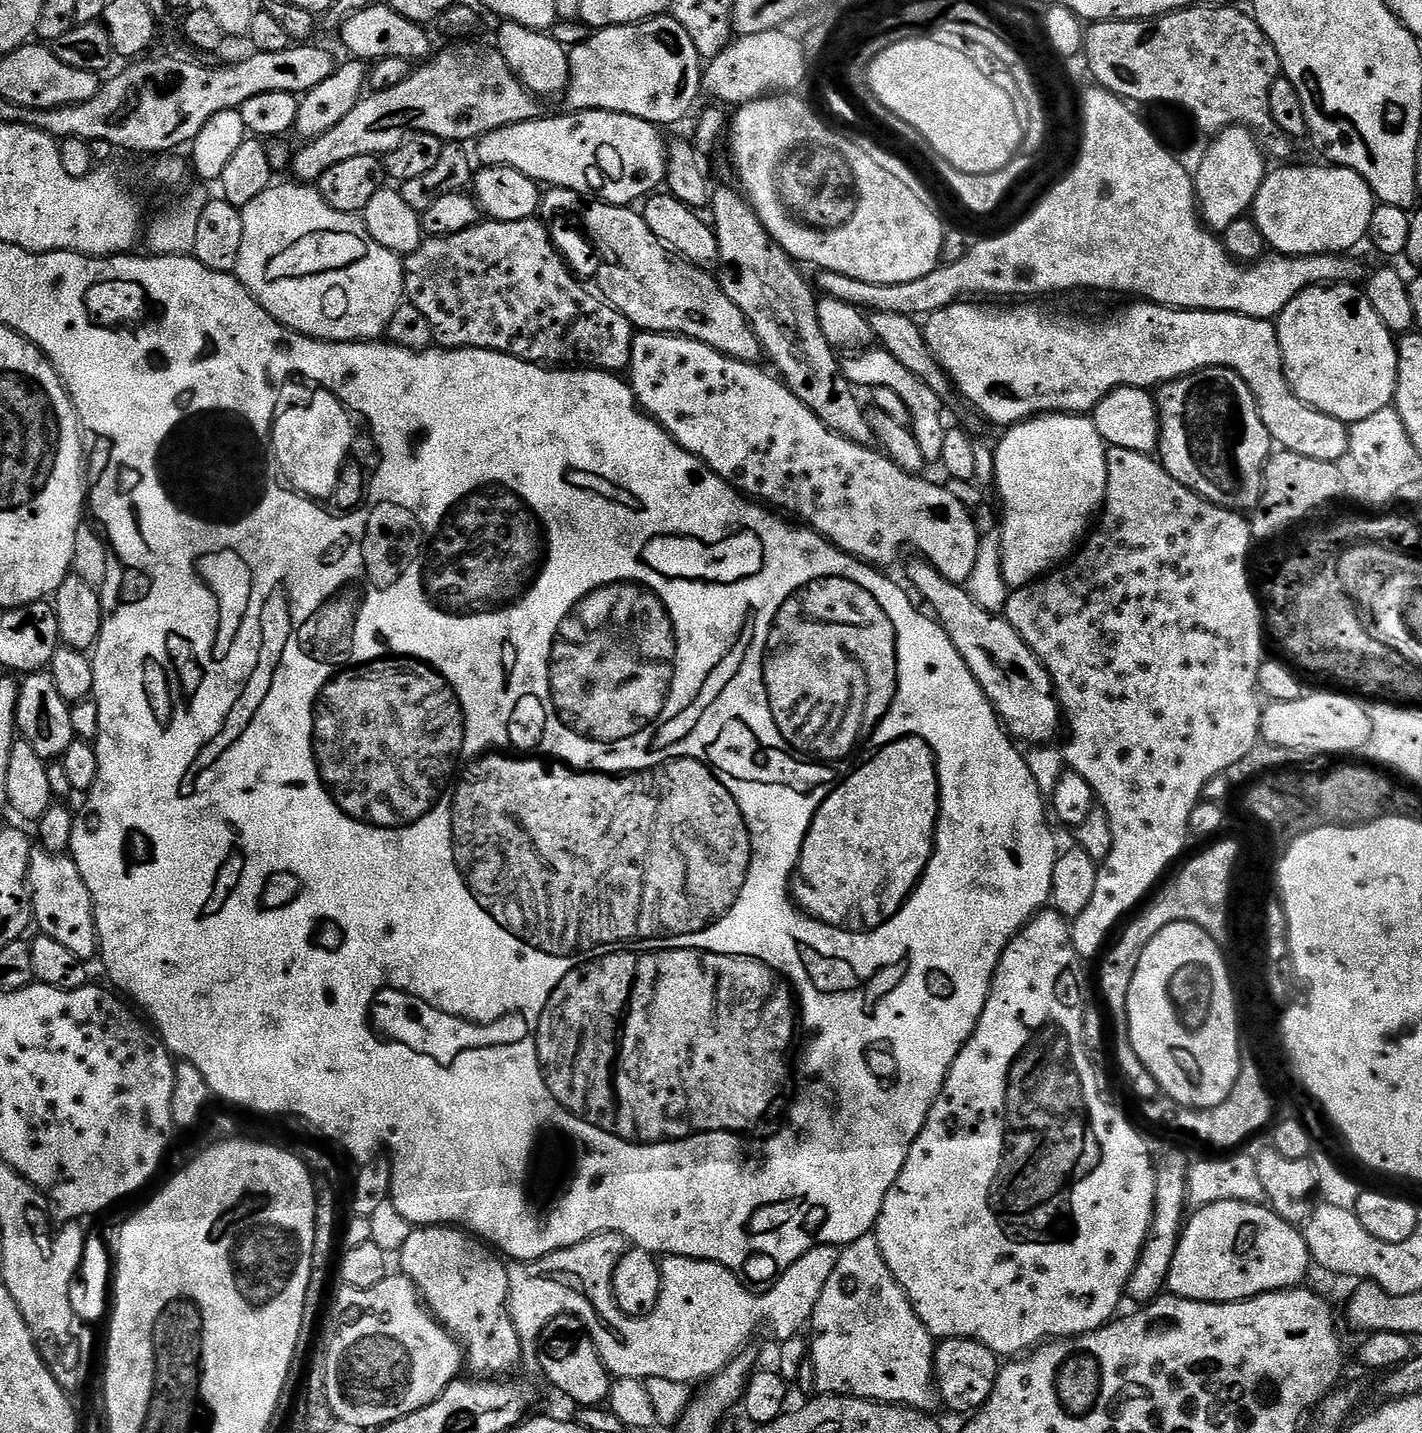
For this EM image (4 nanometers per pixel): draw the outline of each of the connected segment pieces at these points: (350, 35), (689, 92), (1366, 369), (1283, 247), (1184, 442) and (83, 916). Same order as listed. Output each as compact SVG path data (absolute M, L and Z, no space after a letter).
M373 2L368 8L350 13L338 25L340 40L349 57L375 62L386 58L402 58L409 62L424 62L433 55L432 40L421 25L408 21L401 14Z
M671 15L657 16L651 20L641 20L638 24L614 24L610 28L601 28L591 33L589 40L584 40L575 49L568 53L568 108L577 112L617 112L618 114L630 114L634 118L642 118L646 122L657 126L664 124L676 124L696 104L696 99L701 99L701 73L702 61L698 50L694 50L694 42L690 42L690 34L682 30L682 26Z
M1341 282L1308 288L1274 321L1290 390L1302 403L1349 426L1389 407L1396 399L1398 378L1394 334L1356 287L1355 283Z
M1276 166L1276 169L1269 171L1265 175L1262 186L1258 190L1256 200L1250 209L1251 219L1255 220L1258 230L1262 234L1265 245L1273 253L1281 256L1331 256L1333 254L1348 254L1351 253L1351 248L1355 246L1359 240L1363 241L1368 234L1370 226L1370 218L1374 207L1374 197L1370 186L1364 181L1354 170L1349 168L1338 168L1335 166L1323 166L1324 168L1288 168L1292 166Z
M1204 368L1177 380L1160 385L1155 393L1156 410L1160 413L1160 447L1158 459L1172 477L1203 500L1228 508L1231 512L1247 513L1260 502L1264 467L1274 451L1274 441L1266 422L1262 422L1250 386L1229 368Z
M33 851L28 860L28 895L32 901L32 919L43 935L66 946L66 950L79 960L91 962L97 959L98 941L90 890L86 890L86 882L71 855Z

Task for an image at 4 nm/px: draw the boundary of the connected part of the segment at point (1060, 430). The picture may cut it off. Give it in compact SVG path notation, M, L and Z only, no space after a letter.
M1045 414L1043 416L1033 416L1030 420L1022 420L1018 424L1011 425L1005 432L1008 433L1001 438L1000 445L996 448L996 488L1000 491L1001 509L999 508L999 511L1002 513L998 520L1000 573L1008 584L1009 589L1015 590L1031 584L1032 581L1038 580L1040 577L1046 576L1049 572L1061 567L1077 551L1078 545L1085 539L1086 533L1089 531L1088 523L1091 522L1092 515L1094 515L1094 520L1094 517L1104 506L1104 495L1108 493L1108 471L1106 470L1108 453L1104 439L1098 434L1095 426L1092 425L1091 419L1084 414Z

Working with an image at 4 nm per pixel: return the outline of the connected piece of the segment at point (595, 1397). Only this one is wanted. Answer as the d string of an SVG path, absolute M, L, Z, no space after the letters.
M559 1316L551 1320L542 1330L536 1345L536 1362L541 1372L562 1395L573 1400L580 1408L603 1405L612 1389L613 1377L600 1360L594 1342L582 1322L573 1316Z

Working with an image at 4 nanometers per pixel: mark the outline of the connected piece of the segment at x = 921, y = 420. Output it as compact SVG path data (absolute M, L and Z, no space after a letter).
M873 346L867 350L853 351L845 356L848 357L843 357L842 367L848 383L857 389L889 388L894 390L894 394L898 394L898 398L902 398L902 402L906 402L906 410L912 419L910 427L914 438L918 438L922 458L926 462L939 461L942 454L942 441L946 438L945 401L938 394L934 394L934 390L930 390L930 386L926 386L926 382L922 382L922 378L910 374L910 370L906 370L906 366L902 366L902 362L898 362L898 358L894 358L894 354L890 354L885 348Z

